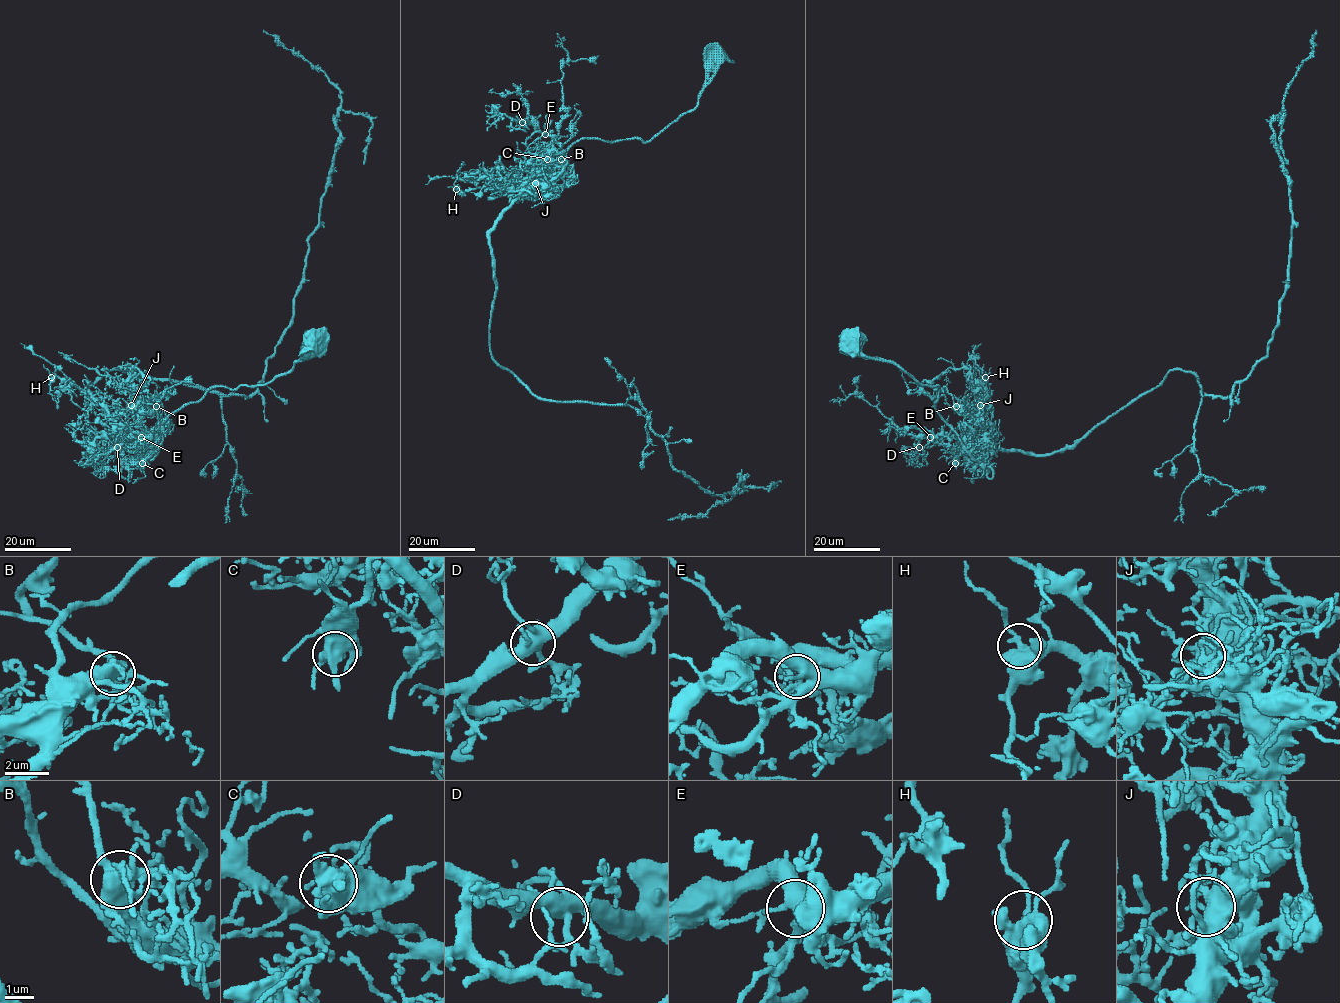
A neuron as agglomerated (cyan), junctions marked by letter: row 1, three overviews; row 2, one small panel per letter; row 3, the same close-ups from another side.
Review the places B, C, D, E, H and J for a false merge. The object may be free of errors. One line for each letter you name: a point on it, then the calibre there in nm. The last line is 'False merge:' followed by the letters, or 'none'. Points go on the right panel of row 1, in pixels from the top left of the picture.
False merge: none

